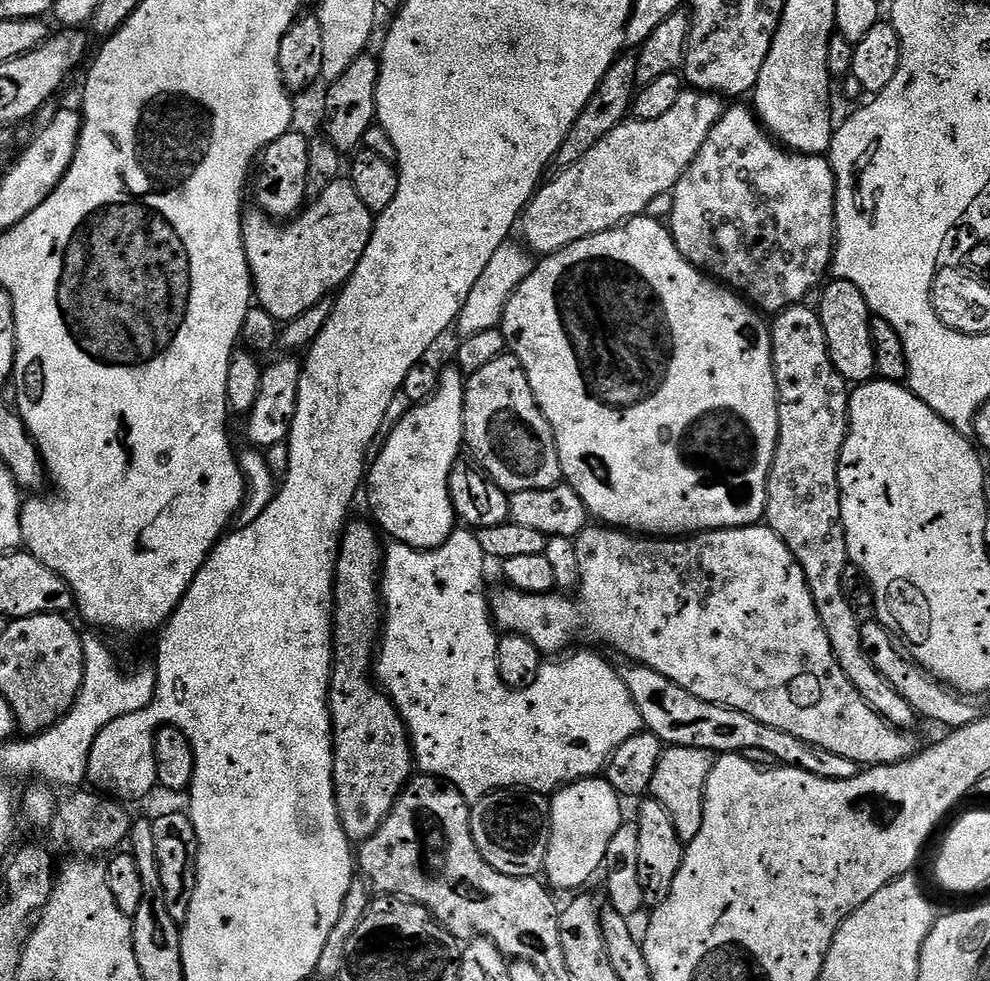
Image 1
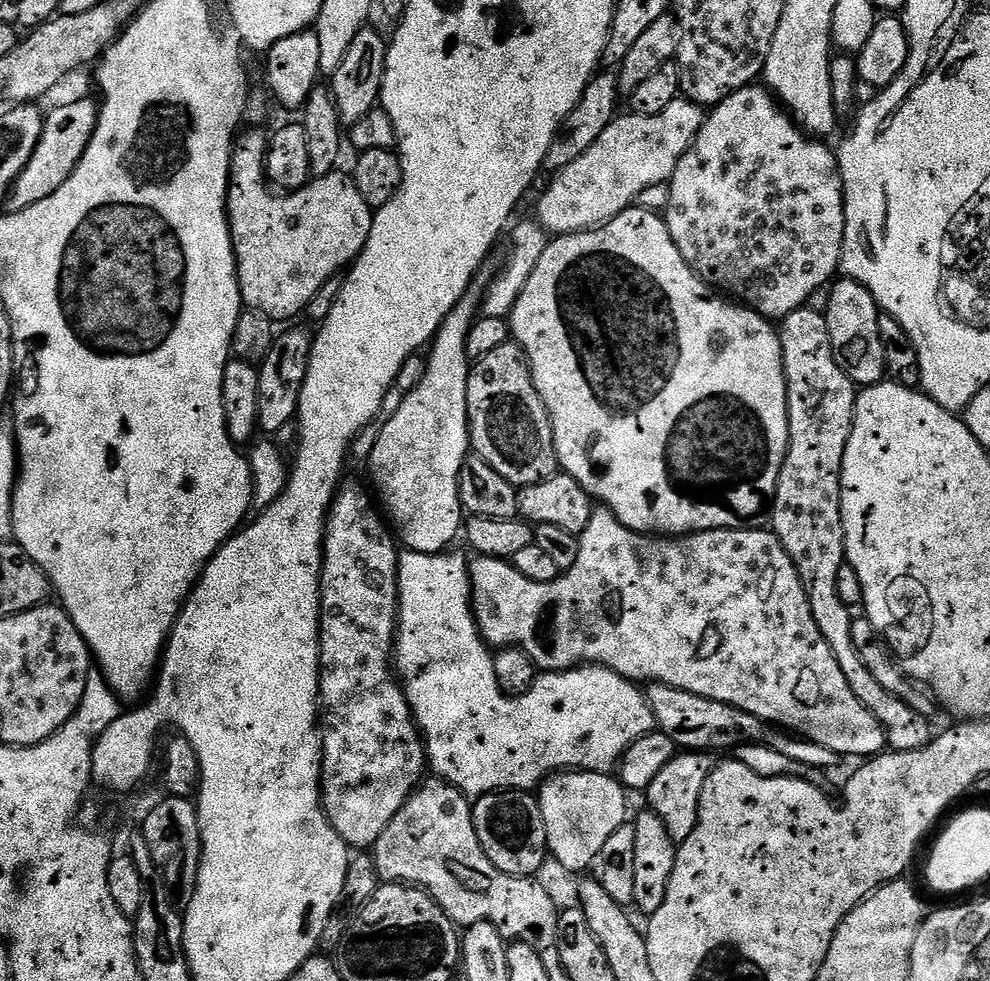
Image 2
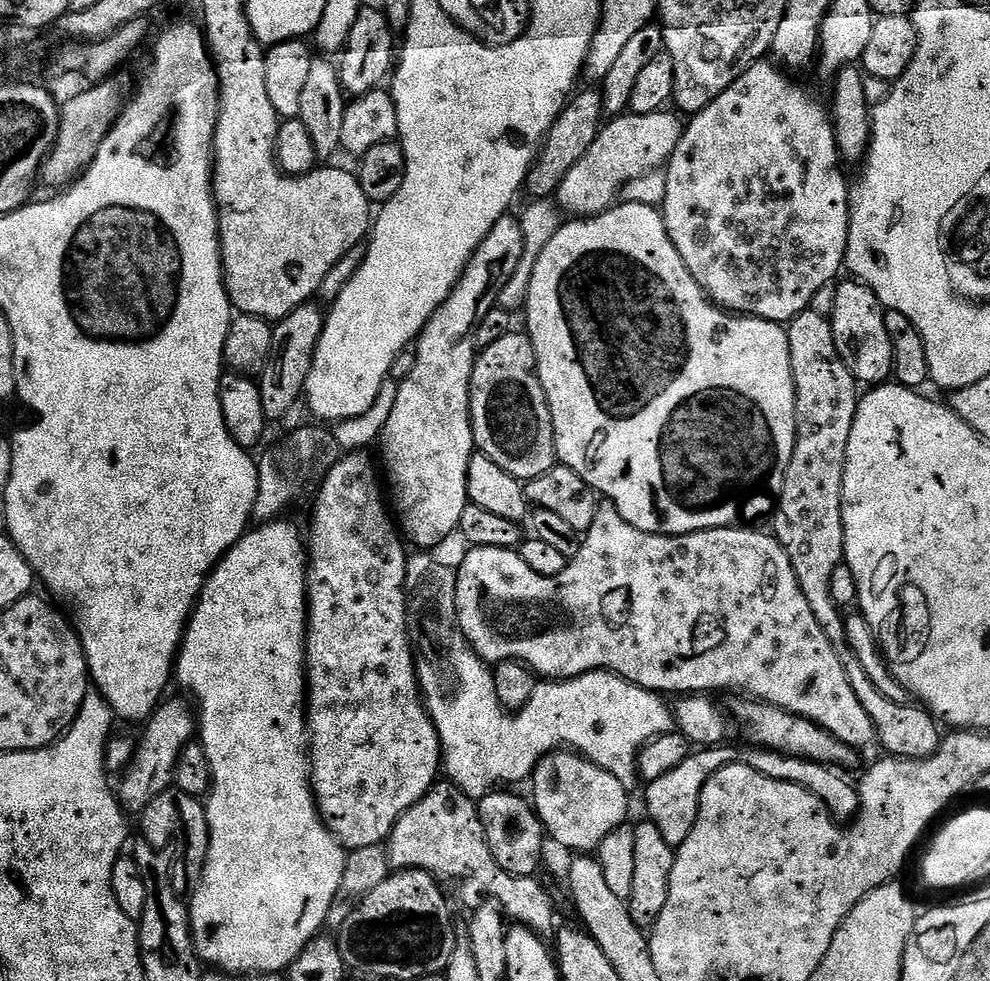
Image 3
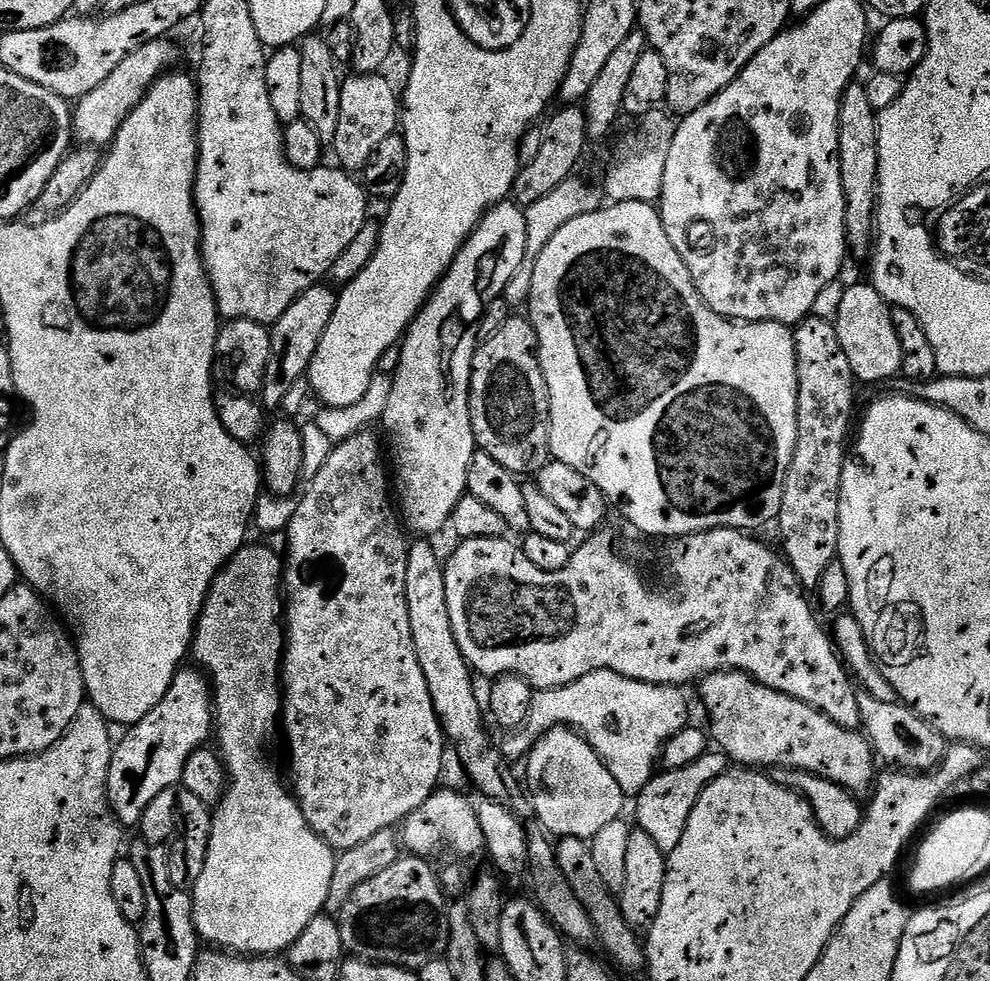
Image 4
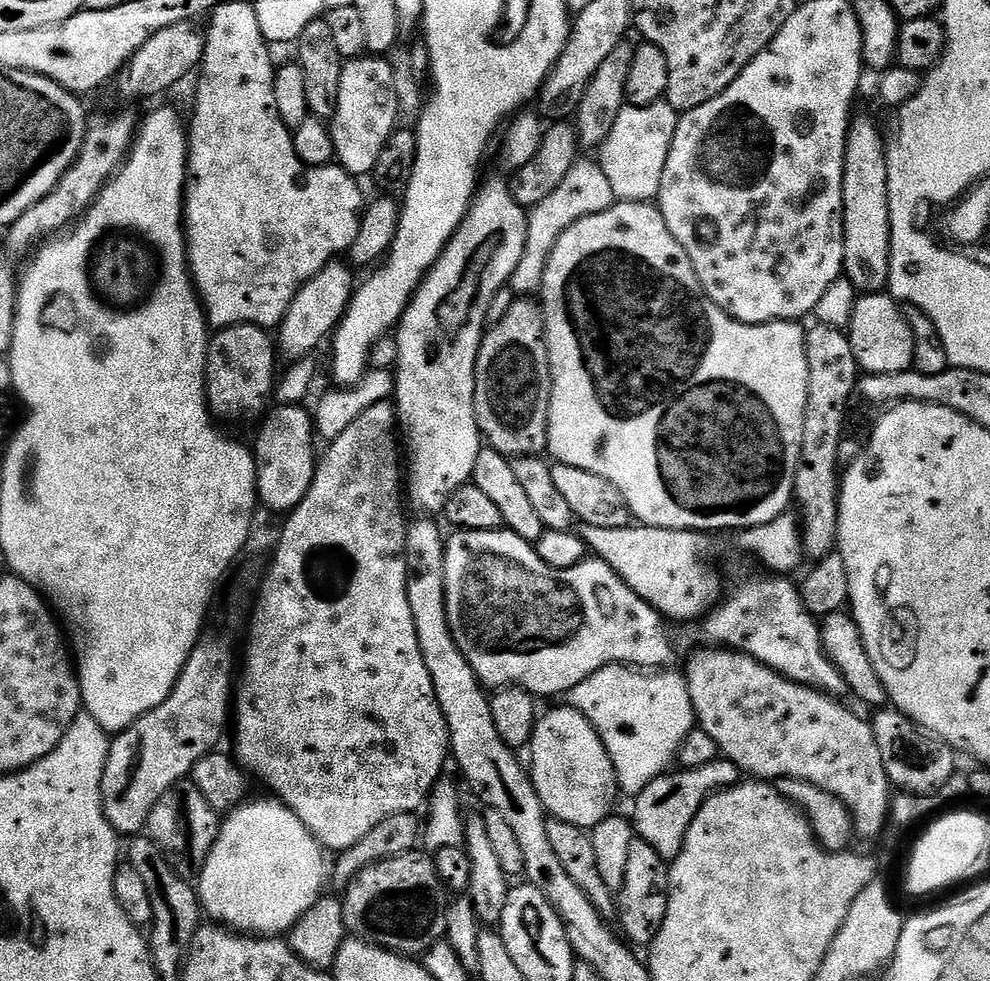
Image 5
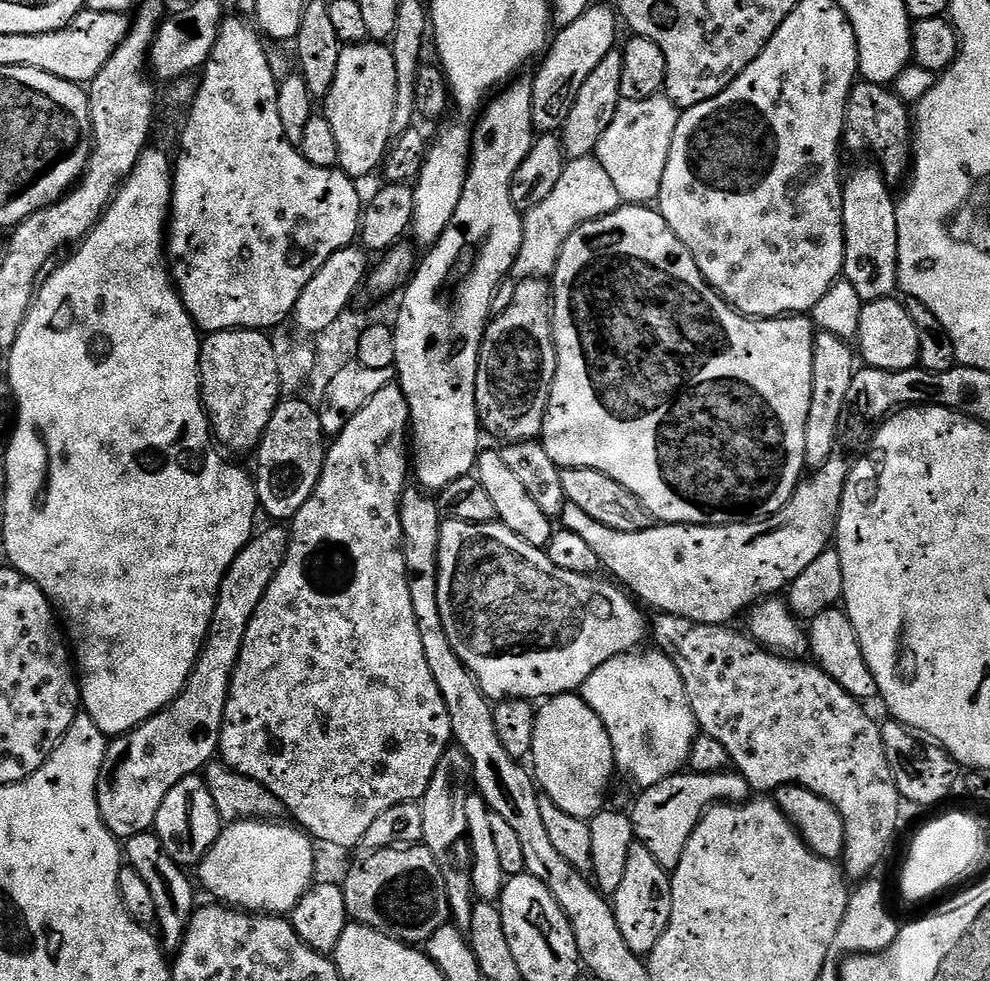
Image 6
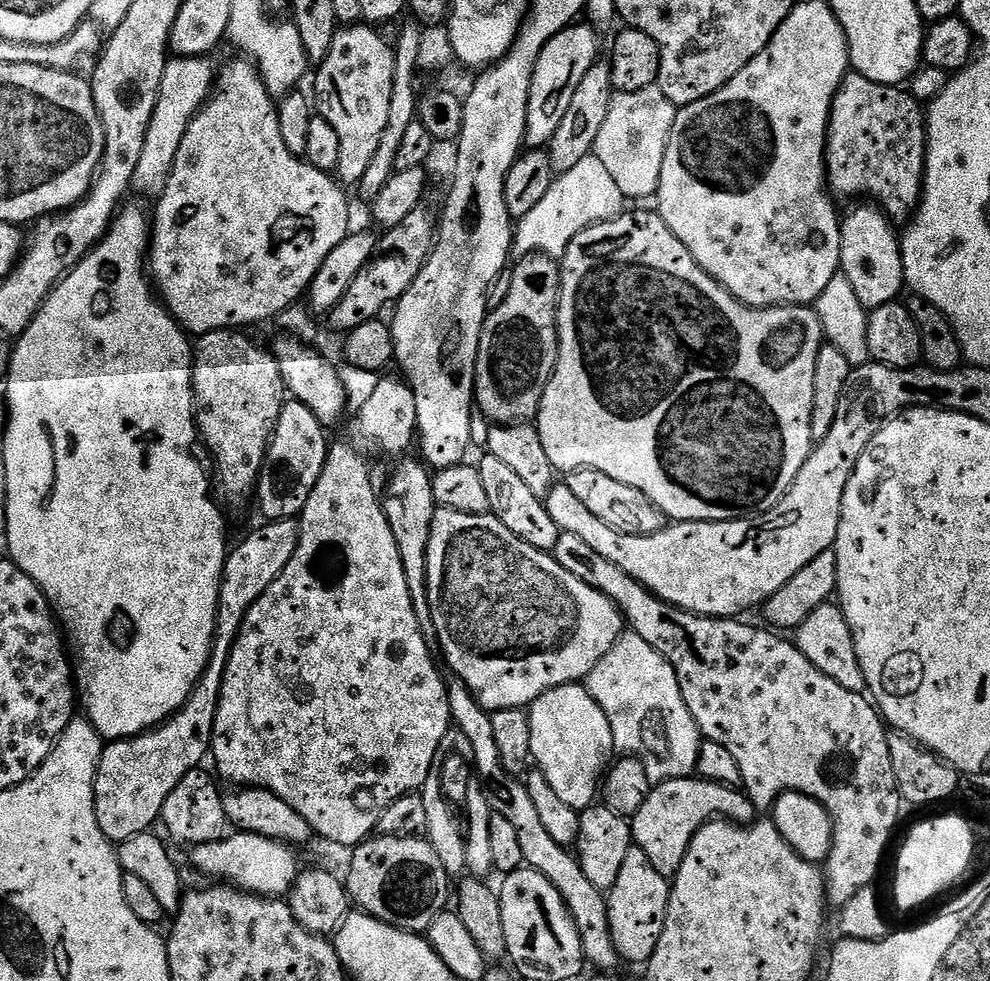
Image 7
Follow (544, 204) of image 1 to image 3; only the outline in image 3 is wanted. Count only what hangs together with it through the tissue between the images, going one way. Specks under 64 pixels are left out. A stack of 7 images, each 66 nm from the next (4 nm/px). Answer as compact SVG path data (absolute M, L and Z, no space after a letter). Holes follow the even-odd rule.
M665 110L641 116L625 114L609 119L594 138L594 146L590 146L590 150L582 154L578 166L574 166L574 170L562 178L562 186L555 194L559 207L572 218L587 218L607 212L617 203L620 191L630 181L667 165L680 141L682 120L680 124L679 118L675 111Z

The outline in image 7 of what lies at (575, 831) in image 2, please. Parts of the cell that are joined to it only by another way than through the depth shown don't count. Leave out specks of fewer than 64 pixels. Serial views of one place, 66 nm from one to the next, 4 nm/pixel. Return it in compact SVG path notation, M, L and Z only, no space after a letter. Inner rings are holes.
M583 683L563 684L554 690L546 690L530 706L528 712L530 722L530 750L535 767L550 782L554 794L566 802L566 806L577 810L593 807L597 803L602 781L614 760L616 747L614 734L610 730L610 722L606 722L606 714L602 714L602 706L588 693Z

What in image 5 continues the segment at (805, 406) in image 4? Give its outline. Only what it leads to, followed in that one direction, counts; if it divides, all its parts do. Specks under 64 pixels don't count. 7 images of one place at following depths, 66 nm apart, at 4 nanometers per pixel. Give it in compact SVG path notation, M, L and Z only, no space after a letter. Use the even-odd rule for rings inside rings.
M817 323L816 328L808 328L804 341L806 342L806 362L808 363L808 397L806 398L806 414L804 415L804 425L802 426L802 450L800 451L800 461L796 467L794 474L794 504L795 507L800 507L799 512L799 528L800 537L804 540L804 554L809 561L815 562L826 558L837 547L836 535L838 534L838 518L840 517L840 486L842 483L841 477L836 476L836 463L840 460L840 439L844 436L844 415L848 412L848 404L850 408L850 401L853 399L856 391L856 381L858 379L858 369L856 367L856 359L854 358L854 350L848 341L847 331L832 328L830 325Z

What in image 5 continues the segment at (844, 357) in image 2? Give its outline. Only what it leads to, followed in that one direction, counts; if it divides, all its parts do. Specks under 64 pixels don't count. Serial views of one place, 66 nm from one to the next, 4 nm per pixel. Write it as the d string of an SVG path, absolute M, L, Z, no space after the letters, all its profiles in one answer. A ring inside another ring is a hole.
M870 292L855 301L846 327L848 341L854 350L856 367L861 373L898 374L907 372L914 362L914 336L904 317L904 309L891 295Z

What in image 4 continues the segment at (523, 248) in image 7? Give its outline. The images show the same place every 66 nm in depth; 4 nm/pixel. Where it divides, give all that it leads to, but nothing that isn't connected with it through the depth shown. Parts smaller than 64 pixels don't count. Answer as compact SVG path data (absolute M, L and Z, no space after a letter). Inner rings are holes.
M574 174L569 180L562 182L562 186L557 186L547 198L542 198L539 202L534 202L534 206L524 209L526 258L522 262L522 266L518 266L514 278L510 278L510 282L504 291L503 297L509 305L527 305L528 295L532 289L532 275L534 274L536 259L538 254L542 254L542 250L546 250L546 242L550 242L550 238L554 238L554 234L558 234L558 230L562 230L562 226L566 226L566 222L574 222L574 218L578 218L582 214L597 212L600 209L602 192L597 185L596 188L592 184L587 184L584 180L579 180L579 175Z

